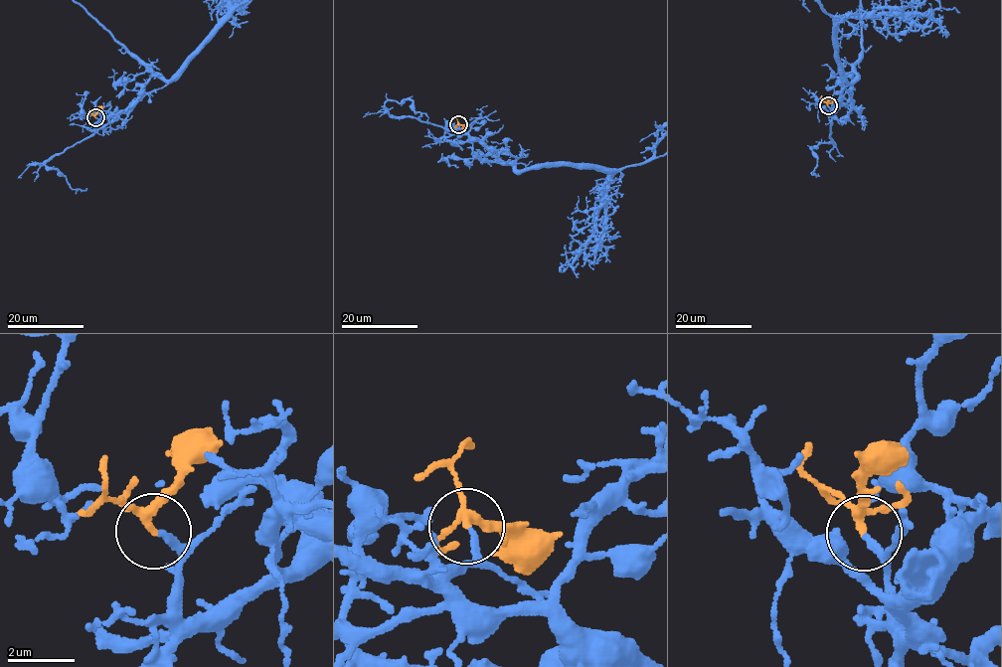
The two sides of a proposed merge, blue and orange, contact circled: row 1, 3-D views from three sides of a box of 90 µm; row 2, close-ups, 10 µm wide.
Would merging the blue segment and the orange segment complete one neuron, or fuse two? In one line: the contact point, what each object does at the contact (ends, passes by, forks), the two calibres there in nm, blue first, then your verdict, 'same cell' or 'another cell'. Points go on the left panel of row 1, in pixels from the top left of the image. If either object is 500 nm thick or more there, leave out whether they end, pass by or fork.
(95, 117) | blue ends | orange forks | 200/190 nm | same cell

